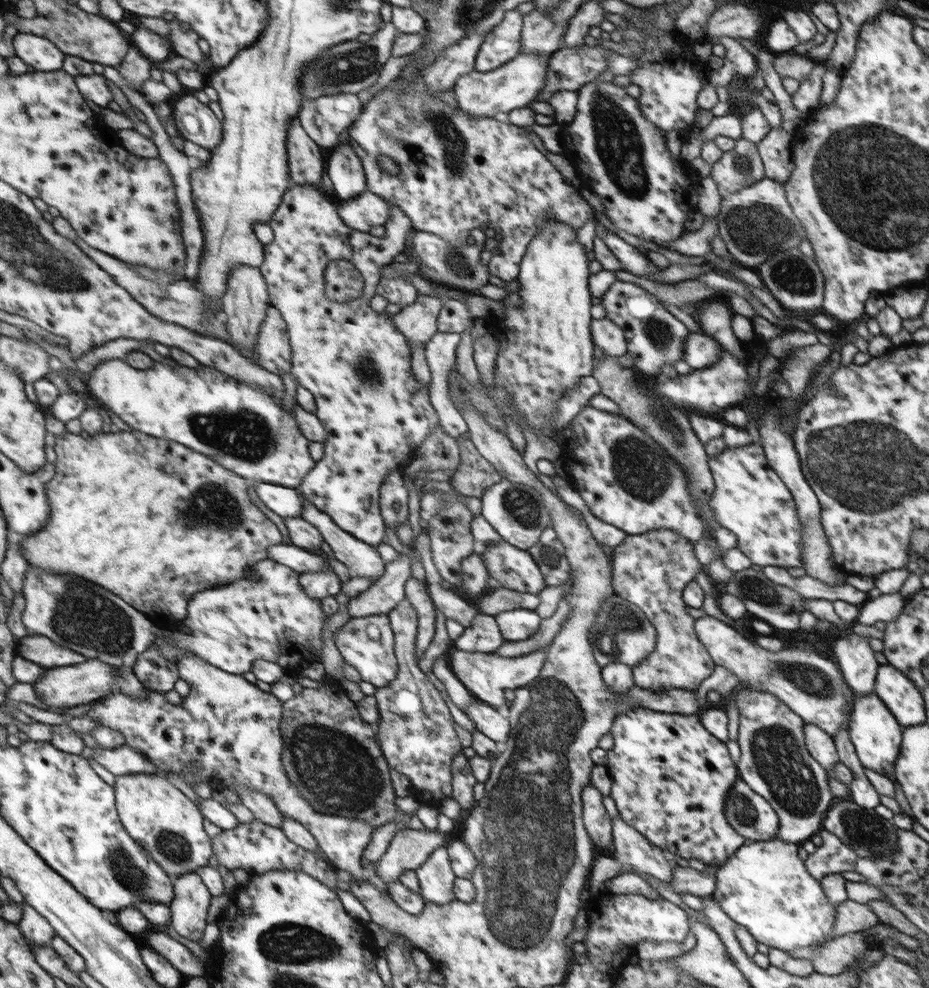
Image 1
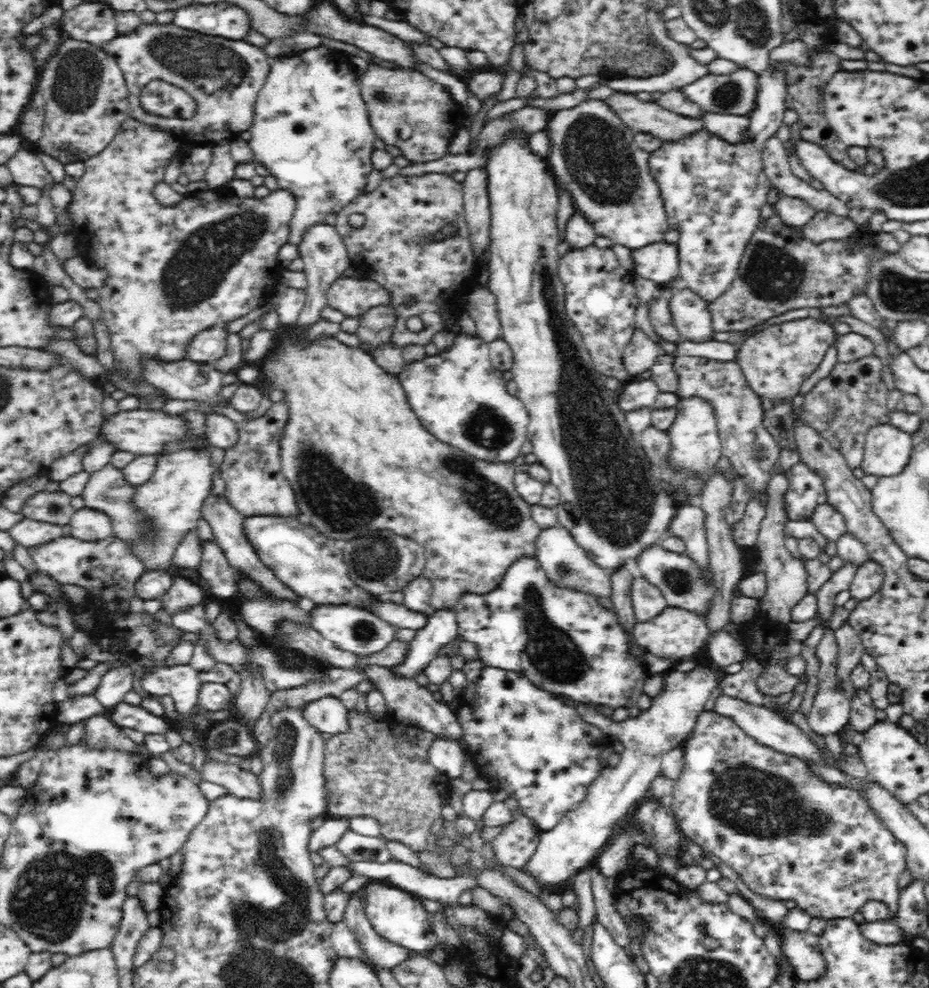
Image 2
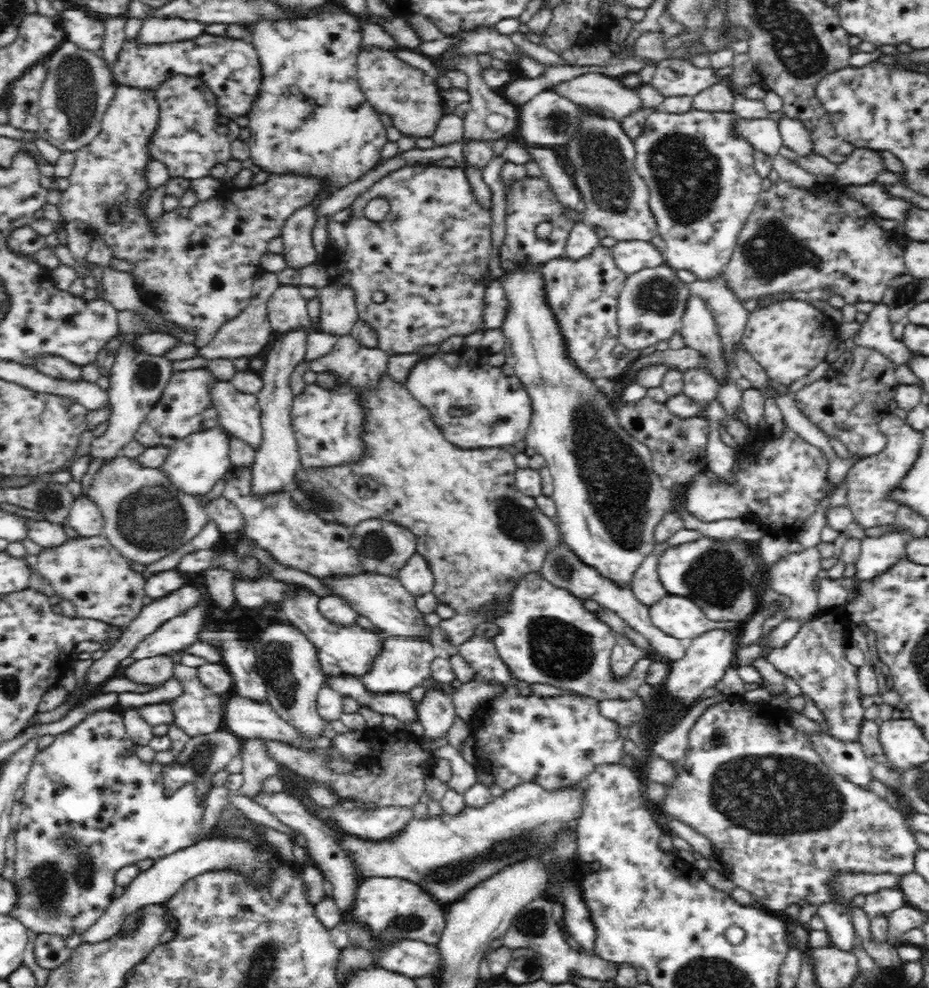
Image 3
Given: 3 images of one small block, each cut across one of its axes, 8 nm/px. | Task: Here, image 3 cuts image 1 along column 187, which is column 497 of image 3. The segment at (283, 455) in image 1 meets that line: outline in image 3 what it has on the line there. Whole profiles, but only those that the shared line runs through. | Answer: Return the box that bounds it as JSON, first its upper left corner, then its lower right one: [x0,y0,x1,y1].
[405,352,534,448]

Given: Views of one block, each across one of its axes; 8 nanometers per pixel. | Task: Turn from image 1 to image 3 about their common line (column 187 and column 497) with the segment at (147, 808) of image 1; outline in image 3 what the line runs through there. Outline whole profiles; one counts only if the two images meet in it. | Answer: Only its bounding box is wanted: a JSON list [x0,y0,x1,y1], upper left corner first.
[334,779,588,903]

